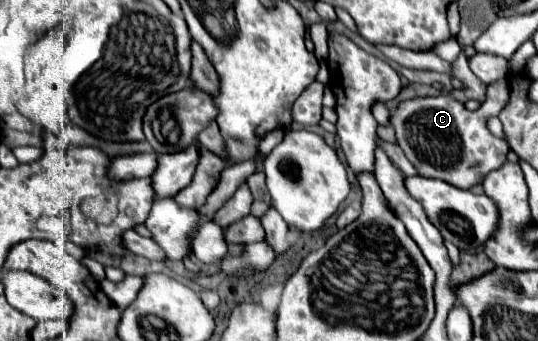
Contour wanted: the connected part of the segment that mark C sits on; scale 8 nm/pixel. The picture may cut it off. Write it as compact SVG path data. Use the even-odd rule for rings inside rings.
M508 81L487 86L486 101L476 111L468 111L462 103L448 95L418 97L400 103L398 111L392 115L390 123L396 131L398 145L418 169L422 177L442 179L458 189L470 189L482 183L482 179L498 169L498 155L508 155L510 145L506 139L494 137L486 129L486 119L498 116L508 103Z

